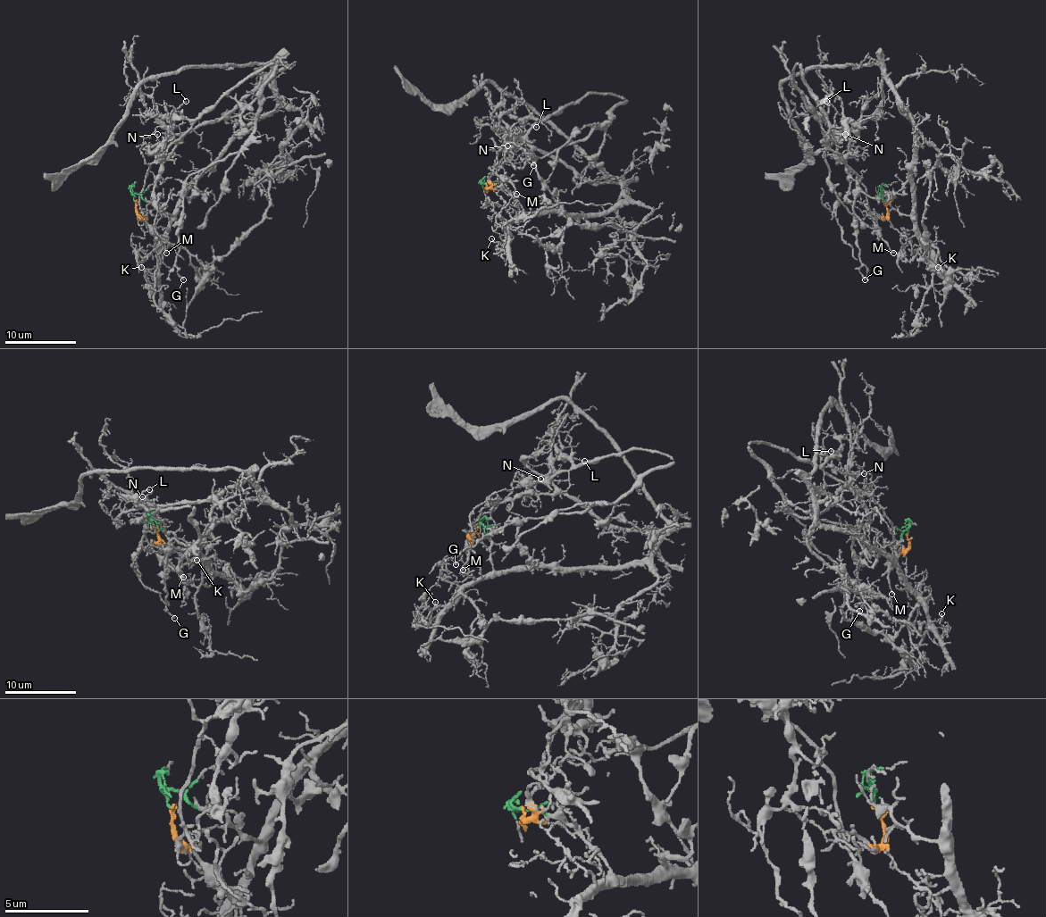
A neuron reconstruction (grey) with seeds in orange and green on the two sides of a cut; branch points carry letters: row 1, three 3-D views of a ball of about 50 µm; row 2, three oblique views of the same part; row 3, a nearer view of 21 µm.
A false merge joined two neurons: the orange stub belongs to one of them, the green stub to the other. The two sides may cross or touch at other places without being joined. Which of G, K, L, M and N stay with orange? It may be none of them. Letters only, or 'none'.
G, L, M

